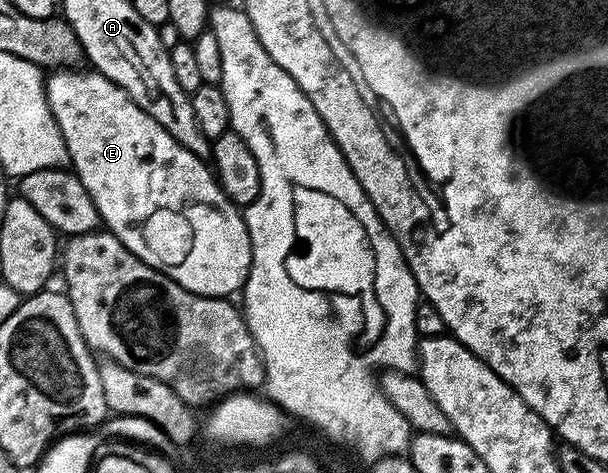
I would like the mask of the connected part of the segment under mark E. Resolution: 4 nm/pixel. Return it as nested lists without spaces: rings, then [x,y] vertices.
[[[94,70],[79,71],[52,71],[45,80],[47,101],[51,107],[53,118],[65,138],[70,167],[75,175],[81,178],[85,190],[89,190],[89,198],[93,198],[99,211],[100,221],[105,225],[106,231],[113,233],[132,254],[141,258],[141,262],[159,269],[169,278],[173,278],[173,282],[185,286],[185,290],[202,296],[234,297],[234,292],[236,295],[242,289],[251,269],[251,239],[244,213],[221,190],[218,180],[215,179],[214,171],[209,167],[208,161],[204,157],[185,150],[185,146],[181,146],[181,142],[177,142],[177,138],[173,138],[173,134],[169,134],[169,130],[165,130],[157,122],[153,122],[153,118],[149,118],[149,114],[145,114],[145,110],[141,110],[141,106],[137,106],[137,102],[133,102],[133,98],[129,98],[129,94],[125,94],[125,90],[121,90],[116,84],[109,82],[109,78],[105,78]]]

